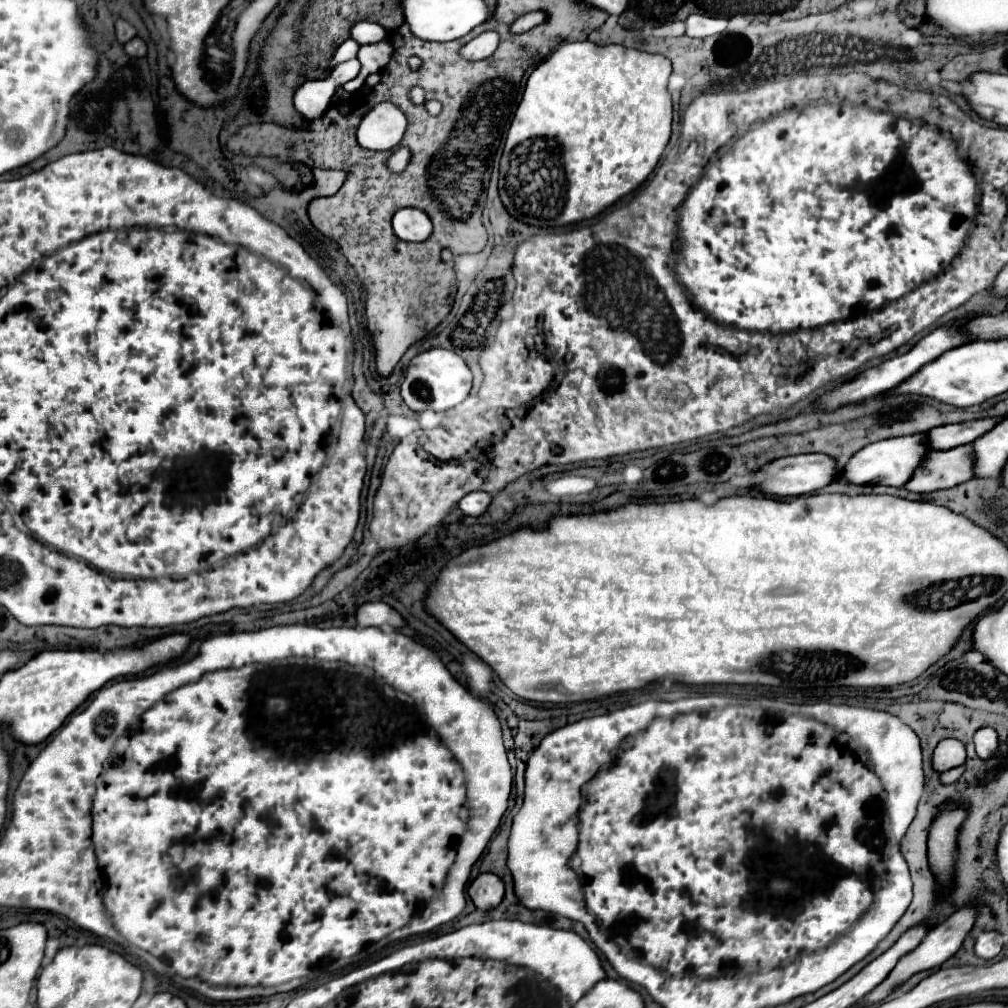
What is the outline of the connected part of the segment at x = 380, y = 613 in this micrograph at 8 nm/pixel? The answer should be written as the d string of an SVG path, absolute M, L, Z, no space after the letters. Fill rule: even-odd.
M383 601L359 605L357 611L355 611L355 619L357 619L357 625L359 625L359 627L391 625L391 627L399 629L399 627L405 625L403 617L401 617L393 607L389 607L389 605L383 603Z

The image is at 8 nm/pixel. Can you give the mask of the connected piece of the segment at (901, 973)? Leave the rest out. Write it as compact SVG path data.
M965 905L965 909L959 909L959 913L953 913L953 917L947 917L945 921L941 921L941 925L935 925L929 935L923 939L923 943L913 949L911 953L907 953L905 957L901 957L901 961L897 963L897 967L889 973L889 977L879 985L875 987L867 997L863 997L861 1003L879 1003L883 1001L899 983L903 983L905 979L909 979L911 975L919 973L919 971L925 971L925 969L933 969L933 967L939 967L943 961L947 961L949 957L955 955L955 951L961 947L963 939L971 933L973 929L973 921L977 919L977 909L973 909L973 905Z

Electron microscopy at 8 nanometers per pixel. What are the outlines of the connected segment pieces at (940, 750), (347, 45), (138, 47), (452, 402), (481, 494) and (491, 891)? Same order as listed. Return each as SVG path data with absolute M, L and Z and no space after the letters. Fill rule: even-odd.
M945 739L937 745L935 753L933 753L933 769L943 773L949 771L953 767L959 767L965 763L965 745L957 739Z
M347 39L337 51L335 51L335 55L331 57L331 69L333 67L337 67L339 63L343 63L343 61L349 61L349 59L353 59L355 55L357 55L357 51L359 51L359 45L353 41L353 39Z
M133 37L127 45L125 45L125 51L129 57L145 57L147 55L147 45L141 37Z
M429 349L415 355L407 367L405 381L401 385L401 397L413 411L447 411L459 405L471 391L471 371L465 361L447 349Z
M473 491L469 495L465 495L461 501L459 501L459 509L465 513L465 515L471 515L471 517L477 517L481 513L485 513L485 509L489 507L491 503L491 495L485 493L485 491Z
M483 873L469 885L469 897L479 911L495 909L501 903L503 893L503 881L493 873Z

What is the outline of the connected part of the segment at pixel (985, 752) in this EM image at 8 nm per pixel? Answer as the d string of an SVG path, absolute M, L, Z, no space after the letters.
M983 727L975 733L975 749L977 749L977 755L981 759L989 759L995 755L999 747L999 735L995 729L991 727Z

